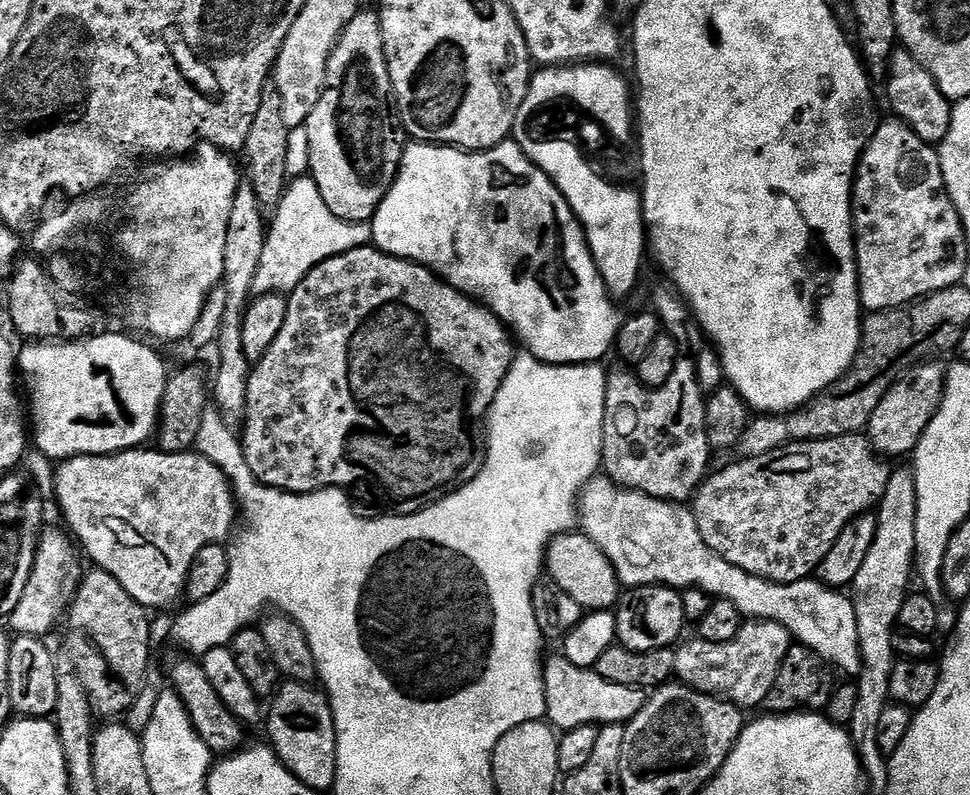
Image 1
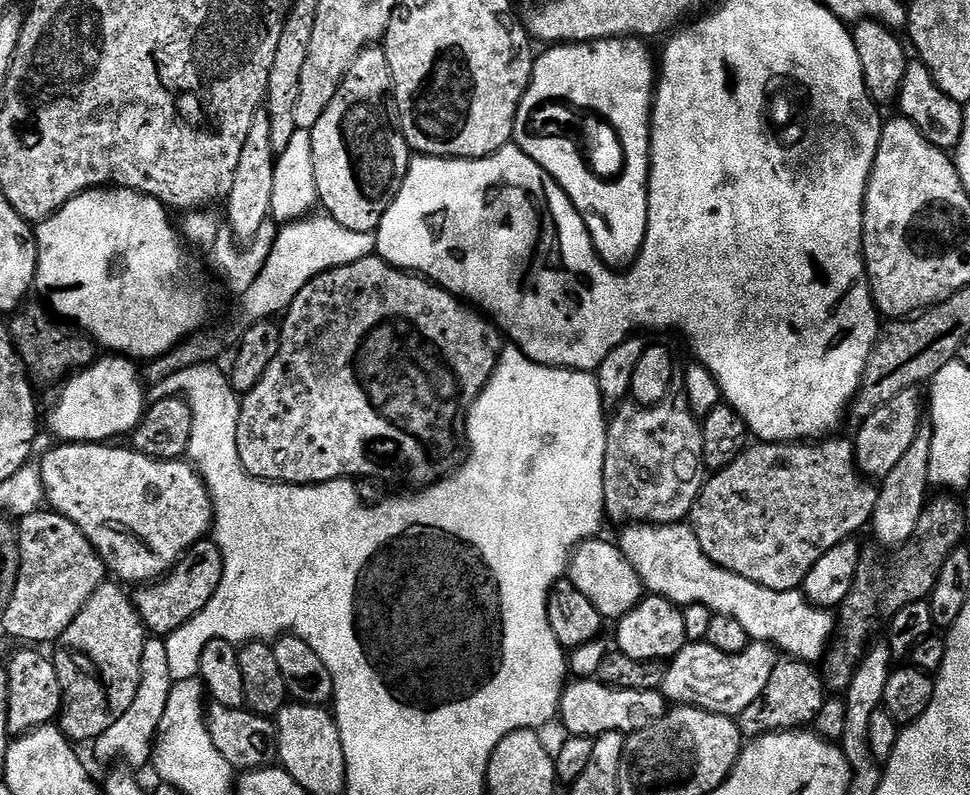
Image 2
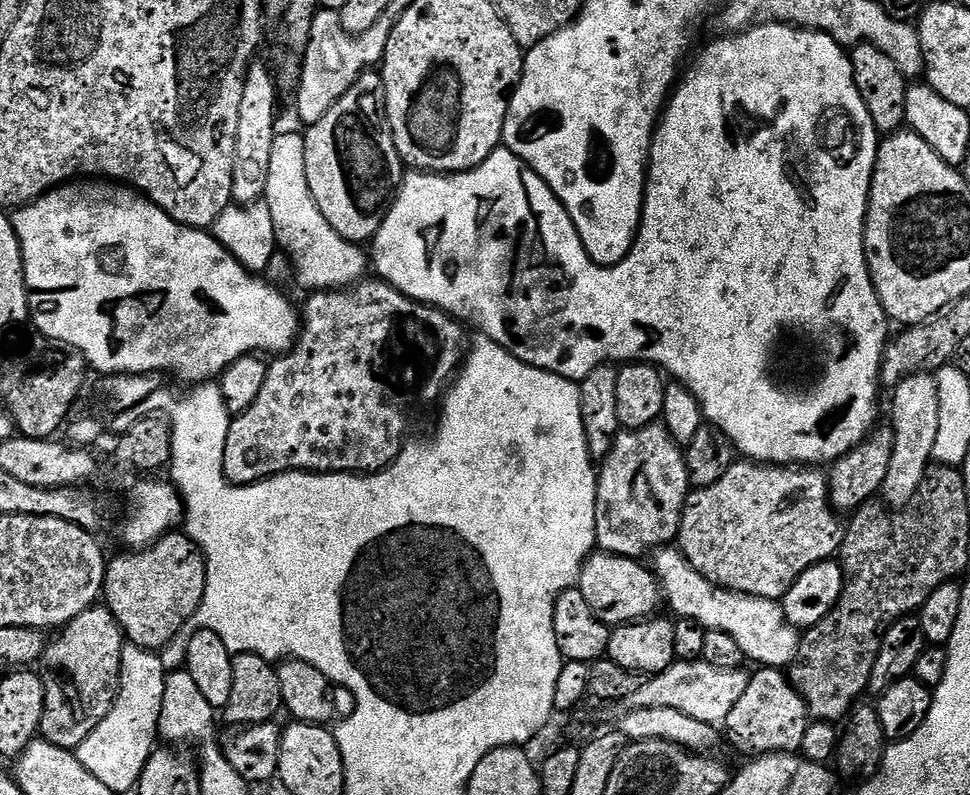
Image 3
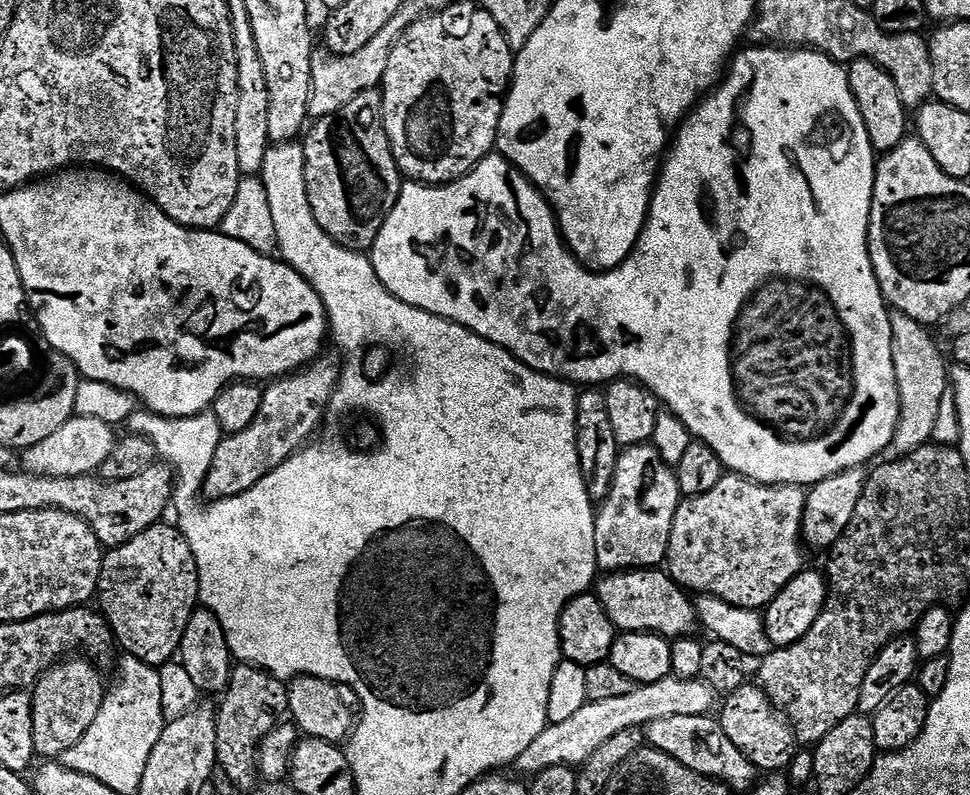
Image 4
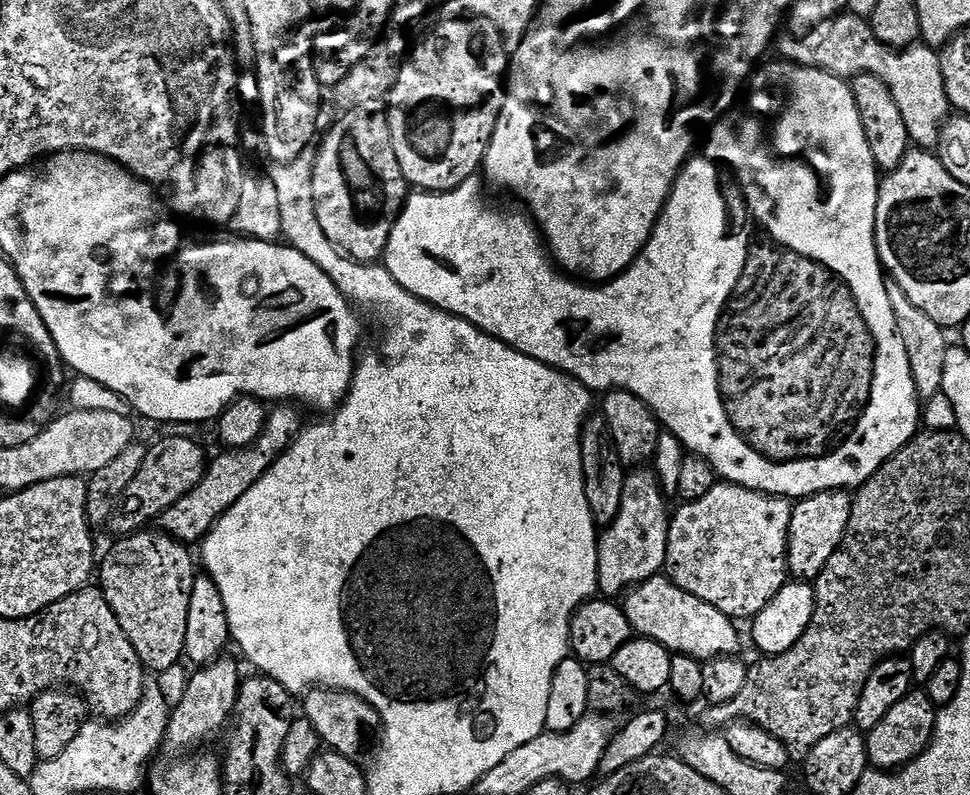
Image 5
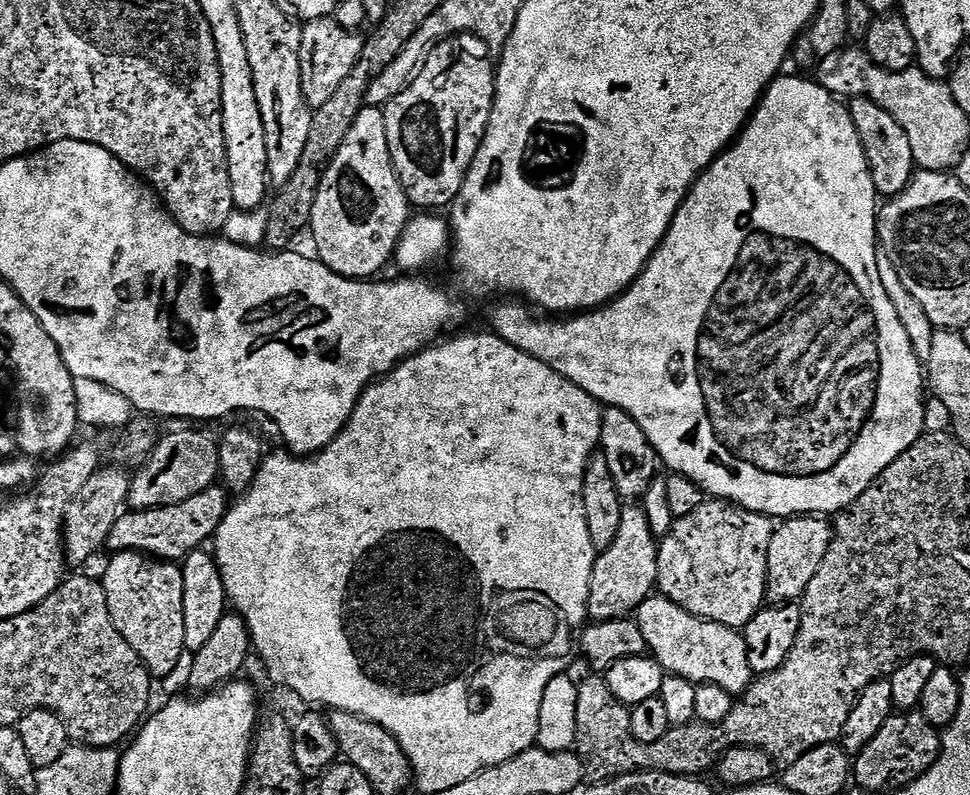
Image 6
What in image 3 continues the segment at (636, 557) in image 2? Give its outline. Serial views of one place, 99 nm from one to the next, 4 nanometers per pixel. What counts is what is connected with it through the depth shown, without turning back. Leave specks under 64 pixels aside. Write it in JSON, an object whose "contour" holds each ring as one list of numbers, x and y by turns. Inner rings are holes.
{"contour":[[676,546,659,549,654,559,654,575,660,582,663,599,677,612,677,617,692,620,705,630,713,628,730,634,730,638,738,642,744,657,751,663,753,660,753,665,784,670,795,661,802,636,786,618,781,601,747,596,741,592,732,592,729,588,720,588,698,574,698,570,690,566]]}

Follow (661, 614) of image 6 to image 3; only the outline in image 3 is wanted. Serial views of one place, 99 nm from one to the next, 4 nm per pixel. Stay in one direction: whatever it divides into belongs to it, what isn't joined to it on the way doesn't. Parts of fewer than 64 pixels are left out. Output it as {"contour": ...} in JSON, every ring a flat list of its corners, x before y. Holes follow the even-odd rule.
{"contour":[[593,551,580,571,578,587,582,598,590,602,590,610,598,614,600,621,609,626,634,624,646,620,662,604,660,582,651,567,643,568,639,559,630,556,614,556,611,552]]}

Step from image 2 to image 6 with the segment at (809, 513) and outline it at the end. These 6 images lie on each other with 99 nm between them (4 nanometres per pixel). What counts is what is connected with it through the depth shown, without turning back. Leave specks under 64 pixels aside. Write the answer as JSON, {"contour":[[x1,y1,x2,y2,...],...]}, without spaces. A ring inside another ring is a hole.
{"contour":[[719,498,705,499,704,504,698,506,698,510,694,510,694,514,686,514,685,516,676,518,671,530,659,541,658,547,660,553,658,554,658,578,656,579,659,591,666,599,673,600,675,604,682,606,692,616,700,616,703,620,713,620,727,628,743,630,766,604,766,593,768,590,768,555,770,554,770,542,772,541,773,531,774,520,771,516,764,516,760,512,752,512,749,508,741,508,740,505,727,500,721,500]]}

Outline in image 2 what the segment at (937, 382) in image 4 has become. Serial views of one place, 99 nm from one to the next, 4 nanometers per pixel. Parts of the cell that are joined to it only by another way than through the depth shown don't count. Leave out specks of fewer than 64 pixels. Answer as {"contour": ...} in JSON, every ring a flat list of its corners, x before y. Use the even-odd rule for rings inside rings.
{"contour":[[920,438,913,439,906,454,902,454,894,470,883,477,878,488,878,500,874,506,874,514,870,521,870,532,876,535,880,544,885,544,891,550,899,549,908,543,920,516,924,513,924,505,929,499,930,485,928,483,928,467,930,466,930,450,927,443]]}

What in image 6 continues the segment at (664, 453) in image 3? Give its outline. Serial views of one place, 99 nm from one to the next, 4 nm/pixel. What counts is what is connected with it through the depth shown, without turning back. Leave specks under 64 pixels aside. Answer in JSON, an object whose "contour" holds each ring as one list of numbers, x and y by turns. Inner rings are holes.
{"contour":[[628,506,623,509,618,534,607,550,597,555,594,570,590,574,590,598,588,599,588,614,593,621,622,620,631,617,642,602,657,591,658,585,658,539,651,533,643,507]]}

